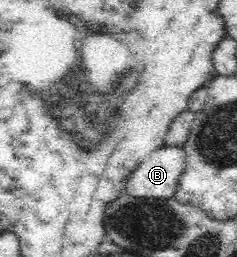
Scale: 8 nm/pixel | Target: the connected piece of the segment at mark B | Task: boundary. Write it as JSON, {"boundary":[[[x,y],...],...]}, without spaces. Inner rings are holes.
{"boundary":[[[164,145],[137,163],[127,179],[124,194],[136,198],[173,198],[185,166],[184,149]]]}

